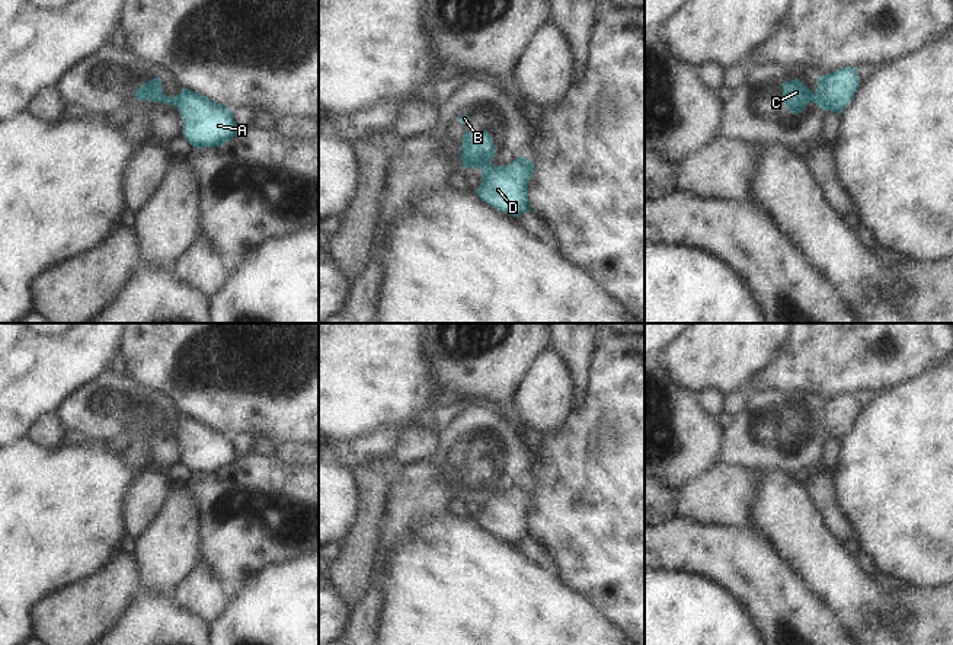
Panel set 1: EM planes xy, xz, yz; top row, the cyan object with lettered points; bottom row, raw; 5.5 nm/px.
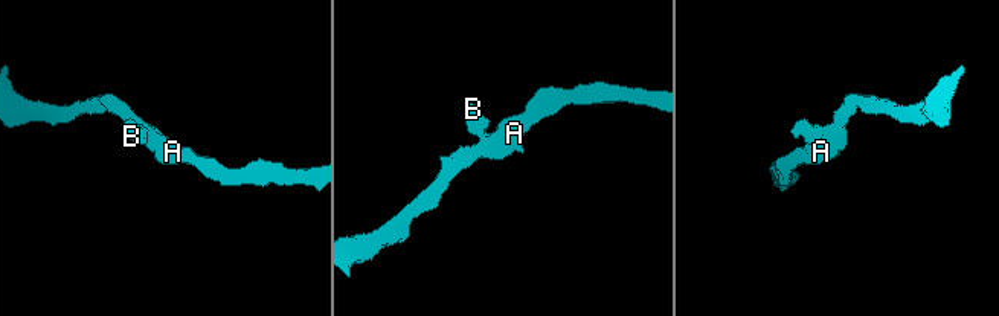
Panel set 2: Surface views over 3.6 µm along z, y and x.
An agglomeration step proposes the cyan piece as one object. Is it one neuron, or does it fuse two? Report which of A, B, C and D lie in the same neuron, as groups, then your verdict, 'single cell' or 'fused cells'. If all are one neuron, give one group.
A D / B C | fused cells

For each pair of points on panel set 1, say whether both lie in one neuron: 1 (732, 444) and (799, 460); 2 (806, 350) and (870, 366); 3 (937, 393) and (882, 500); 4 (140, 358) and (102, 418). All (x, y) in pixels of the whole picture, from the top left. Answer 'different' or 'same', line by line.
1: same
2: same
3: same
4: different

